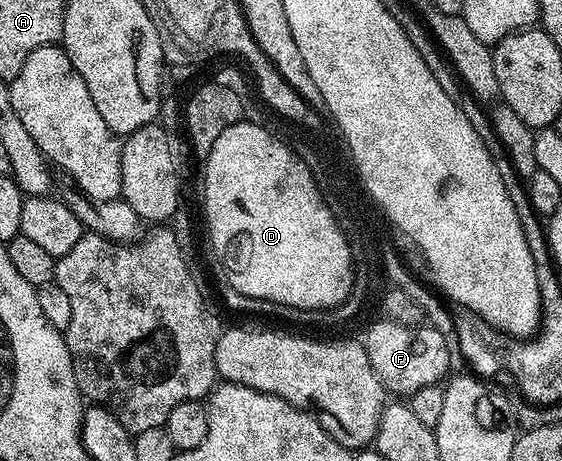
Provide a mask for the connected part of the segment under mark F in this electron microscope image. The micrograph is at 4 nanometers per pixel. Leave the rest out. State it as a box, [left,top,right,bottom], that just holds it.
[366,322,450,395]

